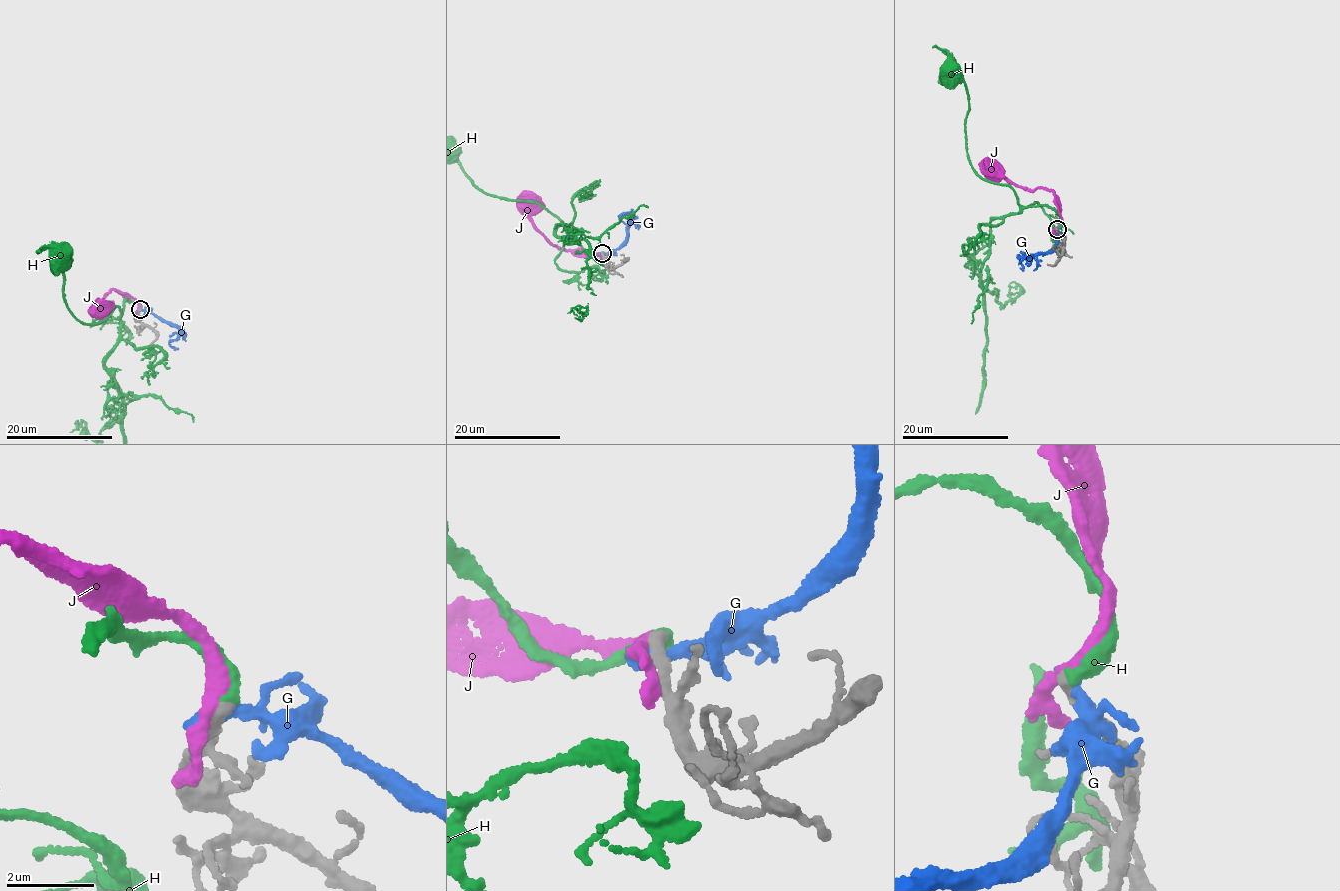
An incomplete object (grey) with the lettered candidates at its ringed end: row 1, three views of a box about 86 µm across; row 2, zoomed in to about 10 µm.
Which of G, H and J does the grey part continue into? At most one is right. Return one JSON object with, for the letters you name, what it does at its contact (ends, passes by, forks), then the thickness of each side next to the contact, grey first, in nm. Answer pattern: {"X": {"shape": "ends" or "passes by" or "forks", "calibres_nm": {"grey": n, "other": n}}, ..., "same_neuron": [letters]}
{"H": {"shape": "ends", "calibres_nm": {"grey": 280, "other": 420}}, "same_neuron": ["H"]}

